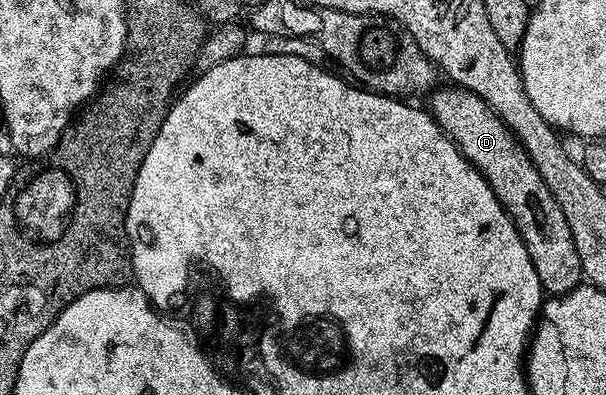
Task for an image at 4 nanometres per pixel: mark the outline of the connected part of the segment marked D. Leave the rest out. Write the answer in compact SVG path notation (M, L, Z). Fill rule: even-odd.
M455 84L444 85L448 86L442 87L441 85L431 91L432 119L440 125L444 130L444 135L459 148L466 161L487 180L494 194L498 196L502 208L511 216L512 222L518 228L526 244L526 252L530 252L530 260L534 264L534 272L538 272L541 286L549 295L555 296L581 285L582 271L578 260L578 248L574 248L574 236L570 232L570 224L566 224L566 215L563 214L562 208L558 208L558 200L554 200L550 188L546 188L546 180L542 180L538 168L530 160L530 156L516 139L515 134L501 120L499 114L495 114L477 94Z

